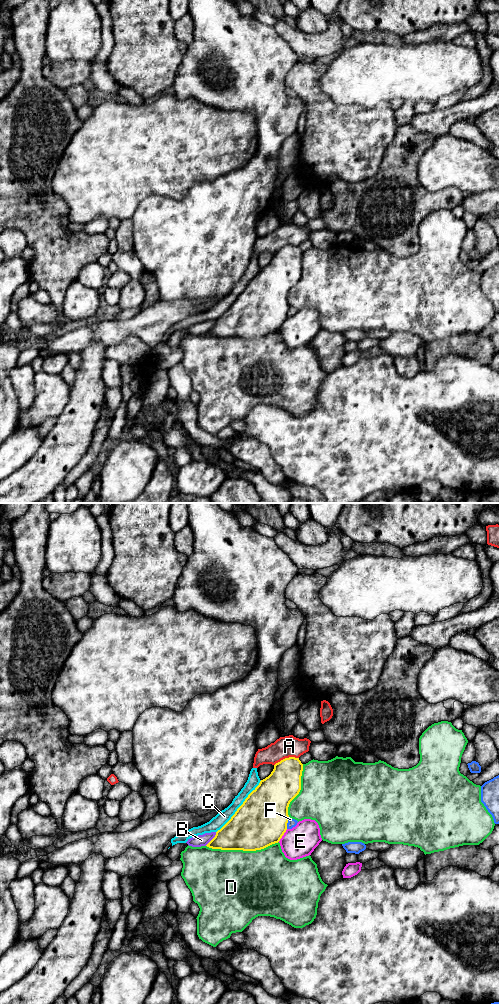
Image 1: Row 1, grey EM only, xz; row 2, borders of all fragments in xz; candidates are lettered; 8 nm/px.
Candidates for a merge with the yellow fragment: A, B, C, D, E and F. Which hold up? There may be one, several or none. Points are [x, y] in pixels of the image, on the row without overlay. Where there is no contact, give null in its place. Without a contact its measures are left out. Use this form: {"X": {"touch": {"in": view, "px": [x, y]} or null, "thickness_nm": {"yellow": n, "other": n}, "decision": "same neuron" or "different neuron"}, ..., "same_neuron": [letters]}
{"A": {"touch": {"in": "xz", "px": [286, 246]}, "thickness_nm": {"yellow": 280, "other": 180}, "decision": "different neuron"}, "B": {"touch": {"in": "xz", "px": [212, 327]}, "thickness_nm": {"yellow": 280, "other": 100}, "decision": "different neuron"}, "C": {"touch": {"in": "xz", "px": [240, 294]}, "thickness_nm": {"yellow": 400, "other": 110}, "decision": "same neuron"}, "D": {"touch": {"in": "xz", "px": [242, 337]}, "thickness_nm": {"yellow": 400, "other": 480}, "decision": "different neuron"}, "E": {"touch": {"in": "xz", "px": [283, 322]}, "thickness_nm": {"yellow": 400, "other": 260}, "decision": "different neuron"}, "F": {"touch": {"in": "xz", "px": [287, 310]}, "thickness_nm": {"yellow": 400, "other": 70}, "decision": "different neuron"}, "same_neuron": ["C"]}

